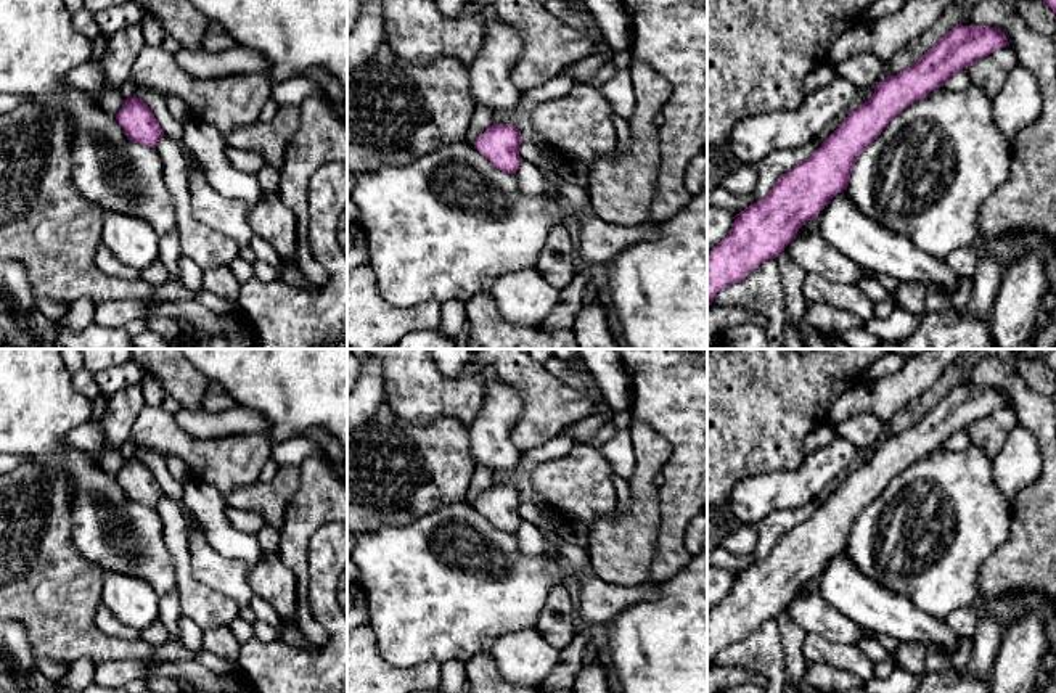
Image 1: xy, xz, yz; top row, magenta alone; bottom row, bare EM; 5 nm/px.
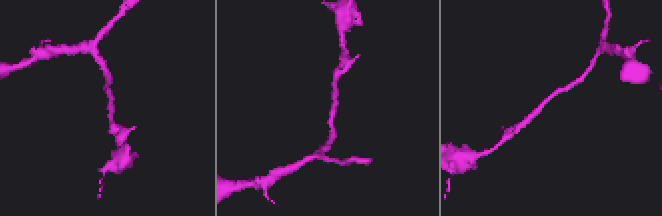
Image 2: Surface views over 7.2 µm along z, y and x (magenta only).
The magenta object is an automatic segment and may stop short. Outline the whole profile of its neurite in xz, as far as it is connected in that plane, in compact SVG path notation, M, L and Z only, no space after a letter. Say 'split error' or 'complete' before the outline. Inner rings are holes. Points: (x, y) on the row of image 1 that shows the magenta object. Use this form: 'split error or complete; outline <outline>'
complete; outline M493 122L476 138L474 148L485 156L493 167L506 174L516 174L522 162L518 151L521 143L521 130L511 124Z

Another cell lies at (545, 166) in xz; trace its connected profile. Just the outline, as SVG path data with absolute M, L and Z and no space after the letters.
M540 143L540 156L542 156L542 159L540 159L535 166L537 166L537 169L542 172L542 175L545 177L545 180L548 182L548 188L546 188L548 196L558 198L558 196L559 196L559 187L558 187L558 183L555 183L555 182L551 180L551 174L556 172L556 170L555 170L555 164L553 164L553 161L546 156L545 148L543 148L542 143Z

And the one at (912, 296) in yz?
M919 281L902 283L890 296L894 304L921 318L926 314L927 286Z

